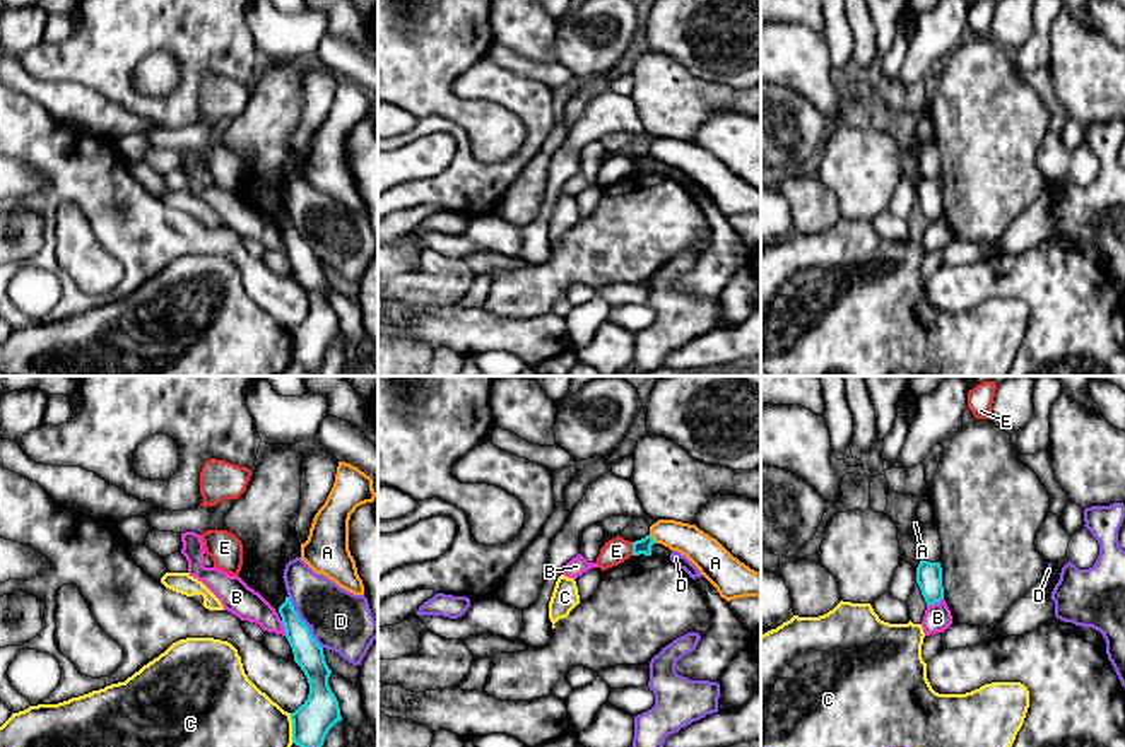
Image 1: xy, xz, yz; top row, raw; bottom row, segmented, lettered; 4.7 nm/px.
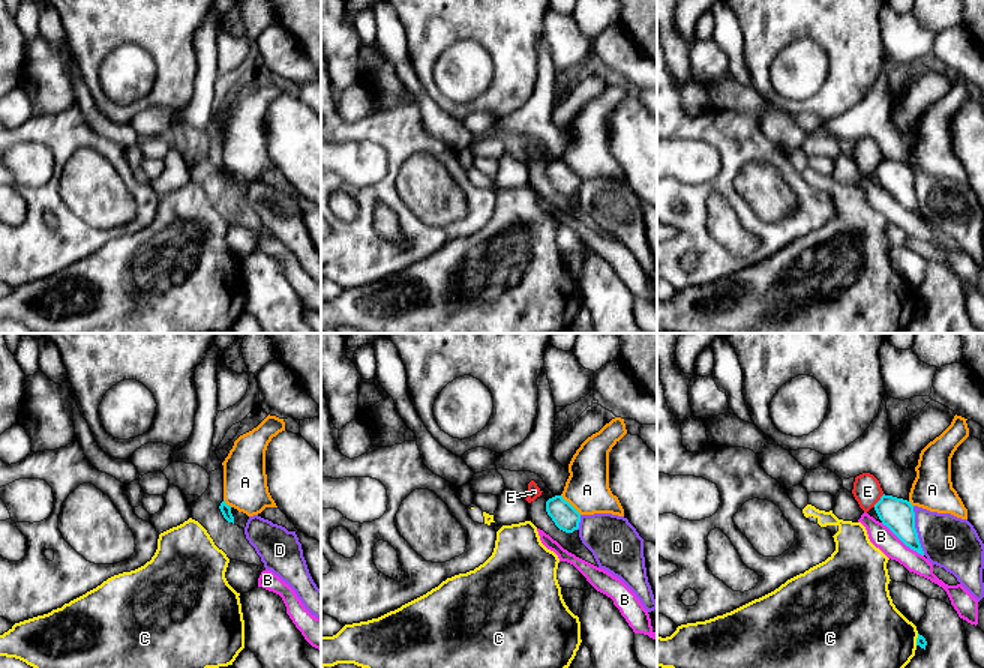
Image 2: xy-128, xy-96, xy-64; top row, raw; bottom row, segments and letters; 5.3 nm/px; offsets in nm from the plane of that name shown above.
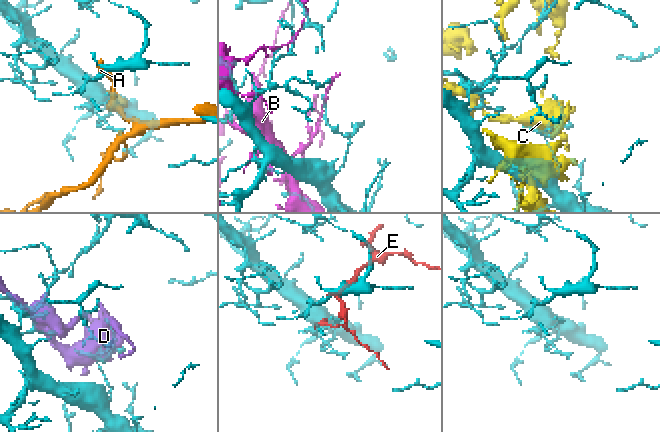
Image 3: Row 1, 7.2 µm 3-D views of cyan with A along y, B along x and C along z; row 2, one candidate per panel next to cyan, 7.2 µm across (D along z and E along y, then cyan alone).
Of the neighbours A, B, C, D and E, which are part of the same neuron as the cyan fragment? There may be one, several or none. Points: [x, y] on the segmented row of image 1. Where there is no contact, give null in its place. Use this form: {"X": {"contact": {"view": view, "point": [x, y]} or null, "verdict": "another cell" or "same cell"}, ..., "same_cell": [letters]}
{"A": {"contact": {"view": "xz", "point": [652, 539]}, "verdict": "another cell"}, "B": {"contact": {"view": "yz", "point": [934, 602]}, "verdict": "another cell"}, "C": {"contact": {"view": "xy", "point": [293, 729]}, "verdict": "another cell"}, "D": {"contact": {"view": "xy", "point": [303, 623]}, "verdict": "another cell"}, "E": {"contact": {"view": "xz", "point": [633, 549]}, "verdict": "another cell"}, "same_cell": []}

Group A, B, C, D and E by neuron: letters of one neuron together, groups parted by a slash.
A / B / C / D / E

